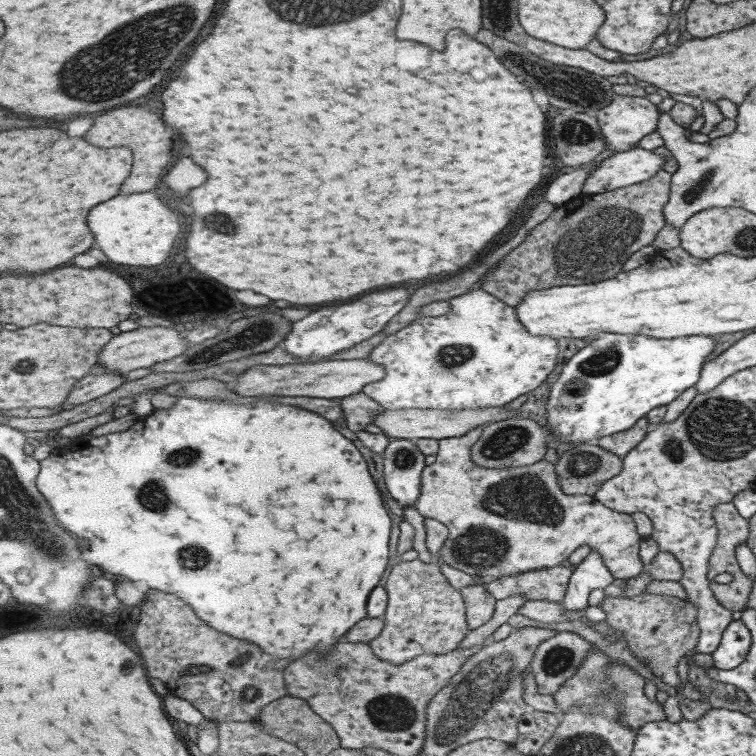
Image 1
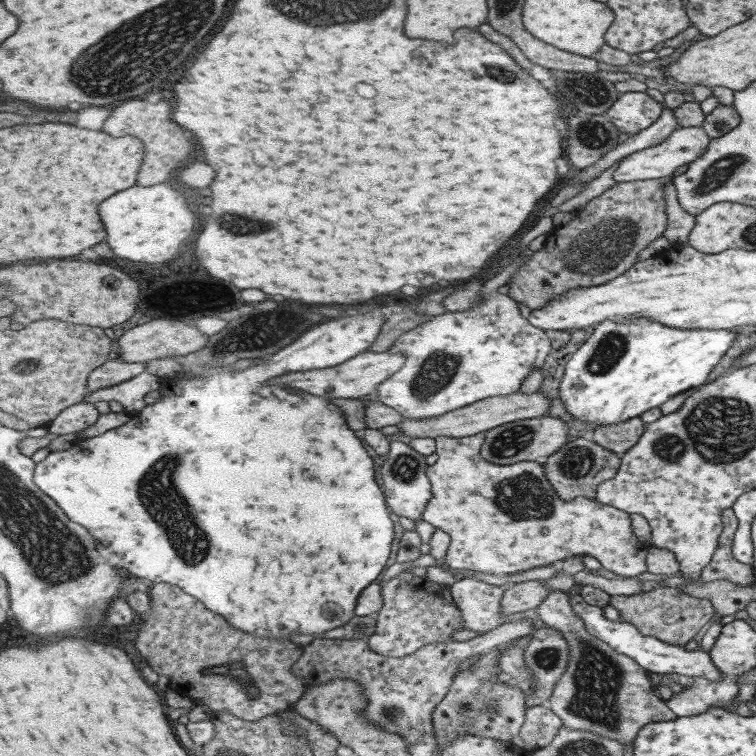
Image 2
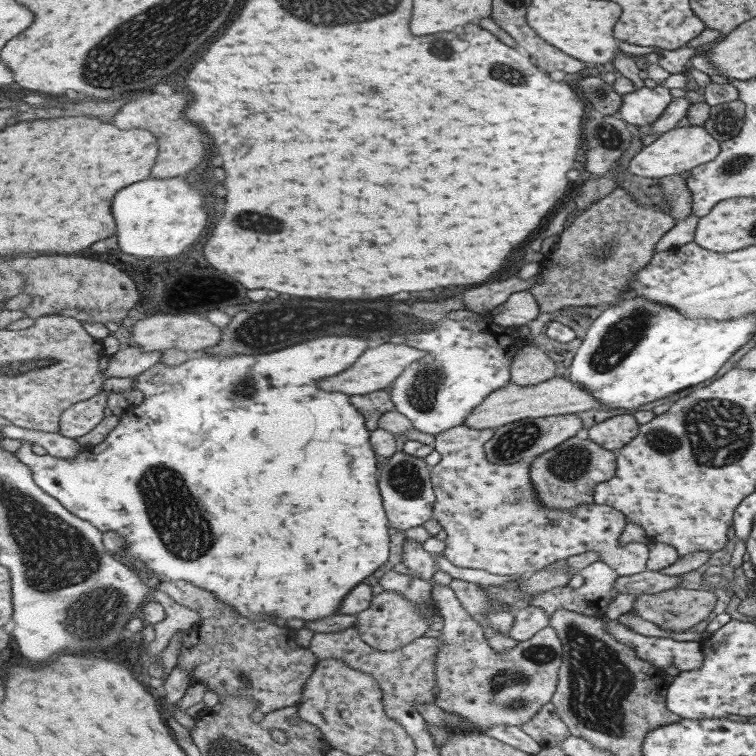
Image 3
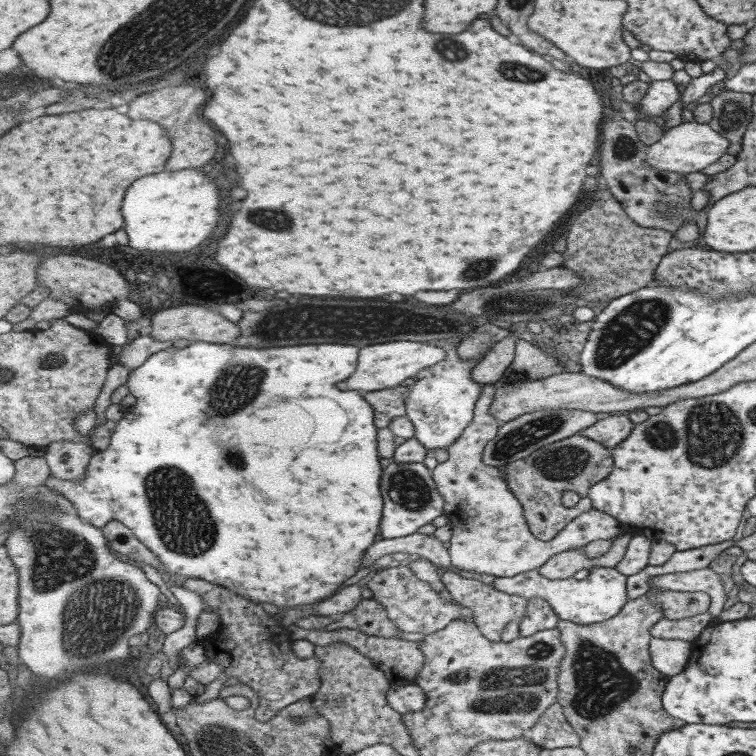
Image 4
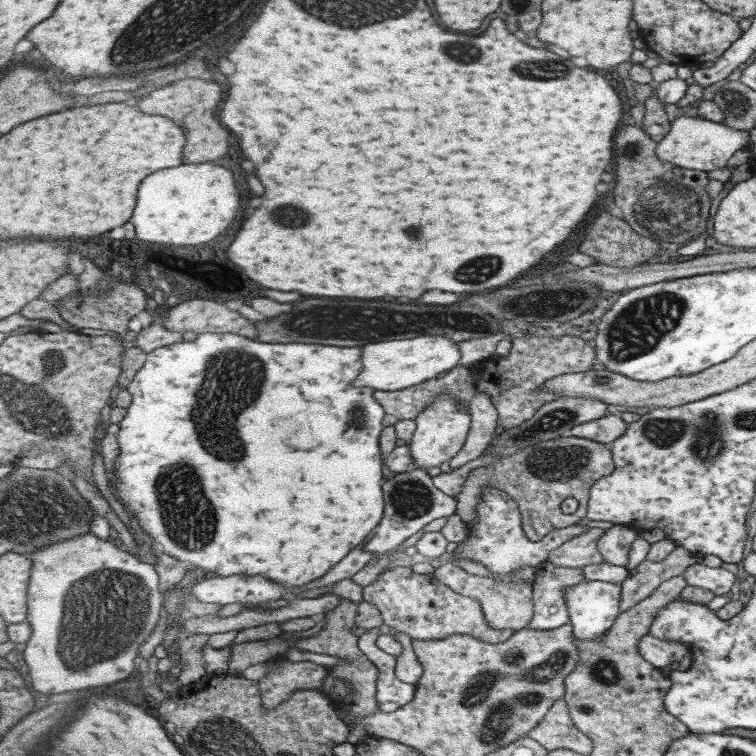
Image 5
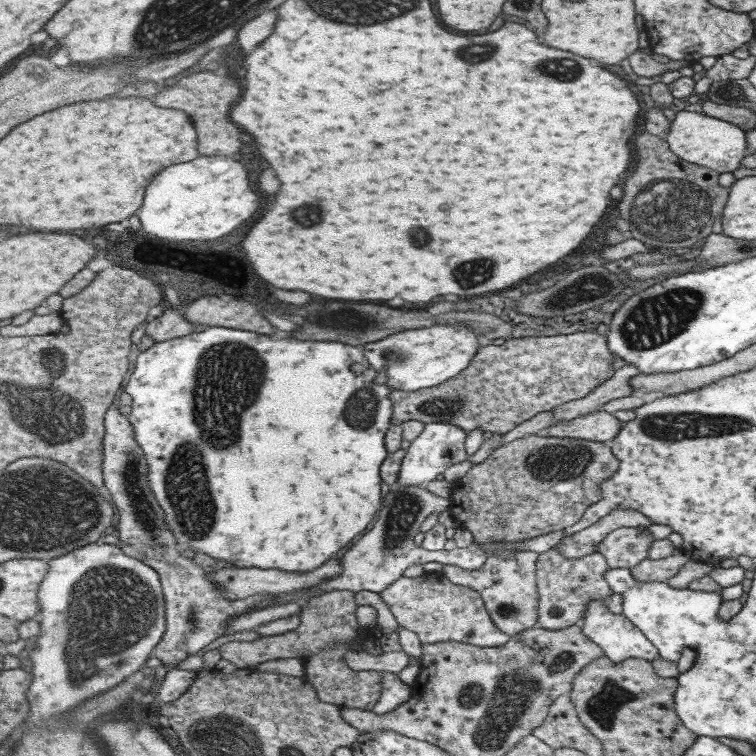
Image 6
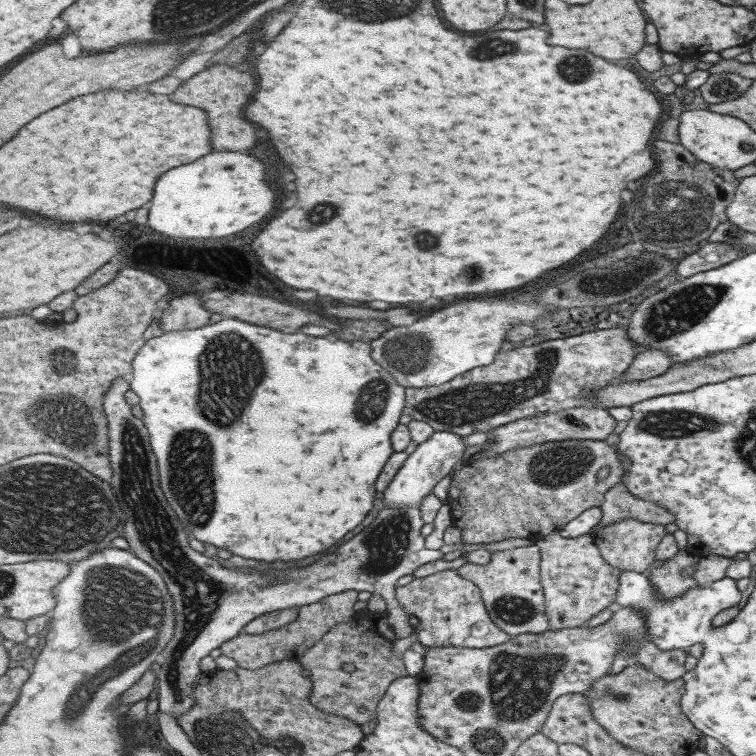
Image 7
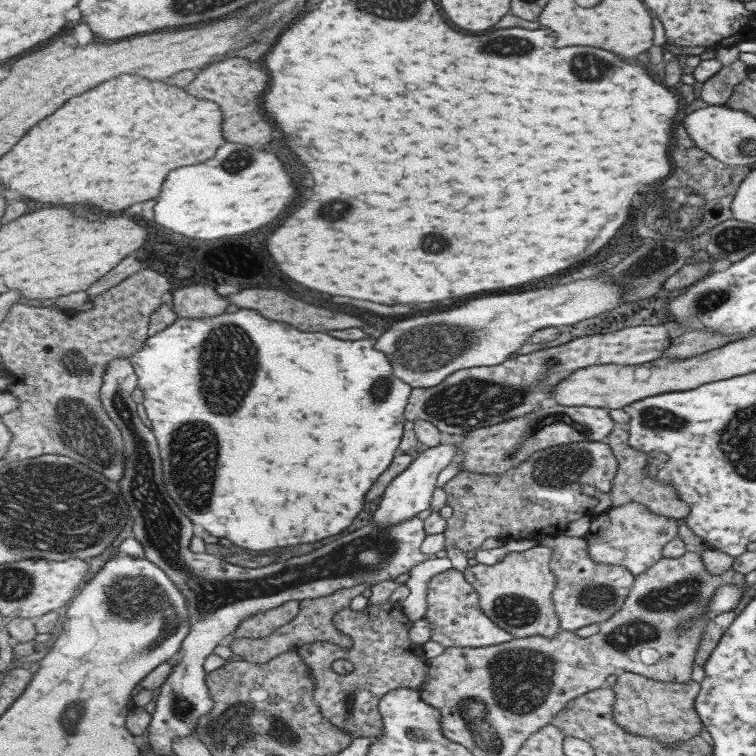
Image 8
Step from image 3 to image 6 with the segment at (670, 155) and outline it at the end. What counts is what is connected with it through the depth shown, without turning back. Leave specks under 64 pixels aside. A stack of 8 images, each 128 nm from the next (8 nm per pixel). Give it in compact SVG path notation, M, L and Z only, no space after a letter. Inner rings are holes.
M683 110L675 113L670 126L665 136L670 151L691 164L704 166L717 173L732 172L739 165L739 161L748 154L745 150L746 132L723 119Z

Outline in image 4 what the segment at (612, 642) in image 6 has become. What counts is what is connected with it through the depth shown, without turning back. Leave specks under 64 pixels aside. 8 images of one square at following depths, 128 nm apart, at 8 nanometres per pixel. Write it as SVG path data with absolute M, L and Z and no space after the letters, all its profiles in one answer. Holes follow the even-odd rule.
M593 567L590 575L585 580L551 580L543 576L538 570L521 572L517 576L498 576L492 580L496 590L518 596L525 596L533 600L536 596L546 600L559 619L569 620L581 626L601 624L616 616L619 610L626 603L625 599L625 578L626 575L619 574L613 567ZM651 637L650 658L653 665L668 677L683 670L690 655L691 643L678 639L661 639Z

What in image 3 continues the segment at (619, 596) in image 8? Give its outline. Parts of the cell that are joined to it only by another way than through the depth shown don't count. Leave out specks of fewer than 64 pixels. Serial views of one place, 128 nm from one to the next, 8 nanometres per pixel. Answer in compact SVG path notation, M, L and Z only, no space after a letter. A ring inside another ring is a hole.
M529 606L515 614L514 623L505 635L518 641L526 641L550 624L551 618L545 610Z

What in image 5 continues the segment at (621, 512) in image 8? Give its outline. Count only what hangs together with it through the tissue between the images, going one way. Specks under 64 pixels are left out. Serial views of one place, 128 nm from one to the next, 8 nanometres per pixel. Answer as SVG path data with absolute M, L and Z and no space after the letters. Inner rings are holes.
M613 525L606 533L599 542L597 551L607 563L618 567L625 566L629 563L630 550L637 540L638 531L629 526Z

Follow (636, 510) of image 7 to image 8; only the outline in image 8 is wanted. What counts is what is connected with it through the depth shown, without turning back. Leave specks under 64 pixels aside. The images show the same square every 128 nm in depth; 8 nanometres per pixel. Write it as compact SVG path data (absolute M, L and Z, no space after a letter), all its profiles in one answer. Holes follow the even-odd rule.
M615 428L603 441L610 446L618 463L618 474L615 474L611 486L610 496L614 500L611 502L611 507L635 502L650 508L655 515L665 515L675 520L686 517L689 509L685 503L679 501L677 491L671 487L671 484L665 484L663 480L651 479L651 476L647 475L645 466L649 464L649 455L629 445L629 432Z

